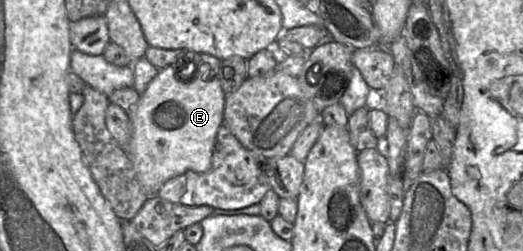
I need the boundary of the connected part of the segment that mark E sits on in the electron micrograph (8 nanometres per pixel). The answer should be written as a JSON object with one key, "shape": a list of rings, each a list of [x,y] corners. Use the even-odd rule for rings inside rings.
{"shape":[[[200,63],[189,81],[176,76],[175,64],[159,70],[133,109],[130,117],[132,135],[127,151],[137,179],[148,196],[157,195],[166,181],[187,171],[209,170],[224,109],[225,93],[208,64]]]}

